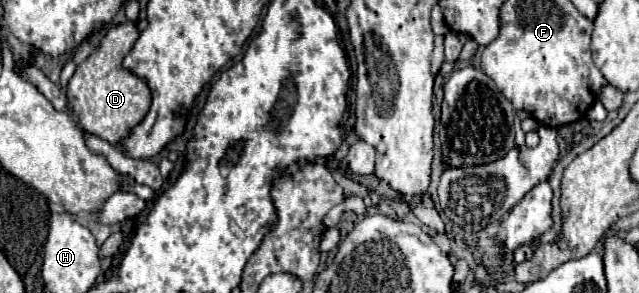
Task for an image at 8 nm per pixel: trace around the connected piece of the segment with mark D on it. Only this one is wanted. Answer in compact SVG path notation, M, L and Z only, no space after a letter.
M126 21L118 27L112 27L100 41L100 47L76 67L76 73L66 87L68 109L76 117L78 125L86 133L92 133L112 145L120 145L122 137L126 137L128 131L134 129L150 109L150 89L146 83L130 71L122 69L122 59L132 49L136 39L136 23Z

